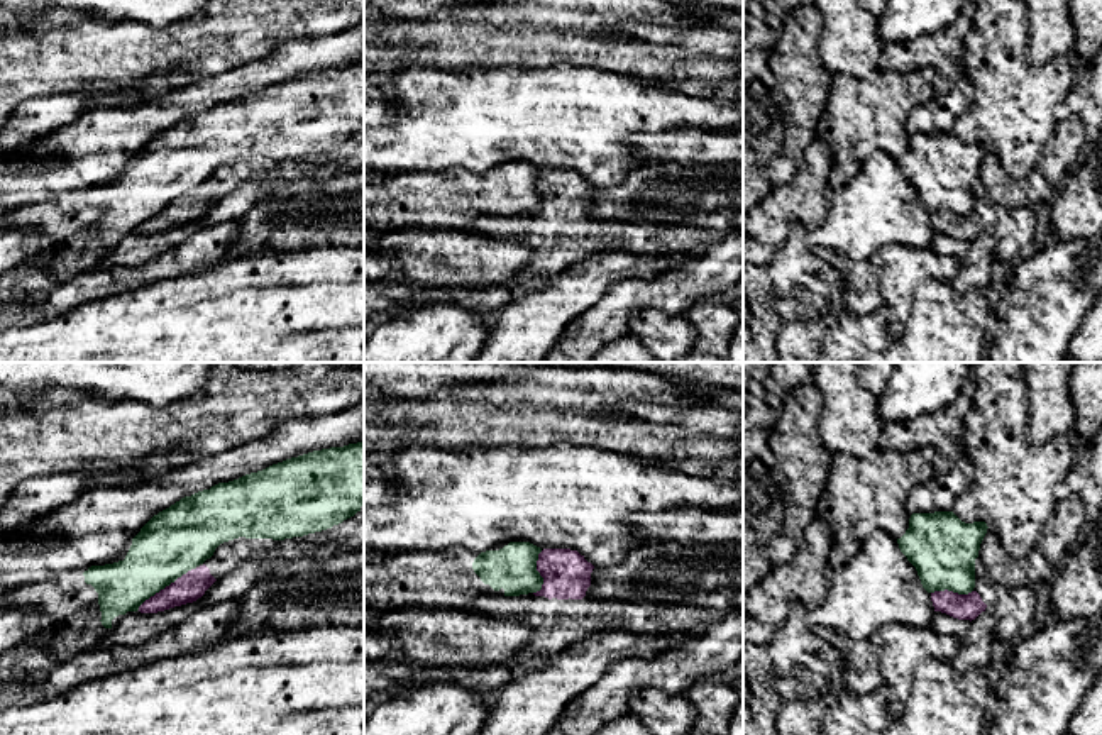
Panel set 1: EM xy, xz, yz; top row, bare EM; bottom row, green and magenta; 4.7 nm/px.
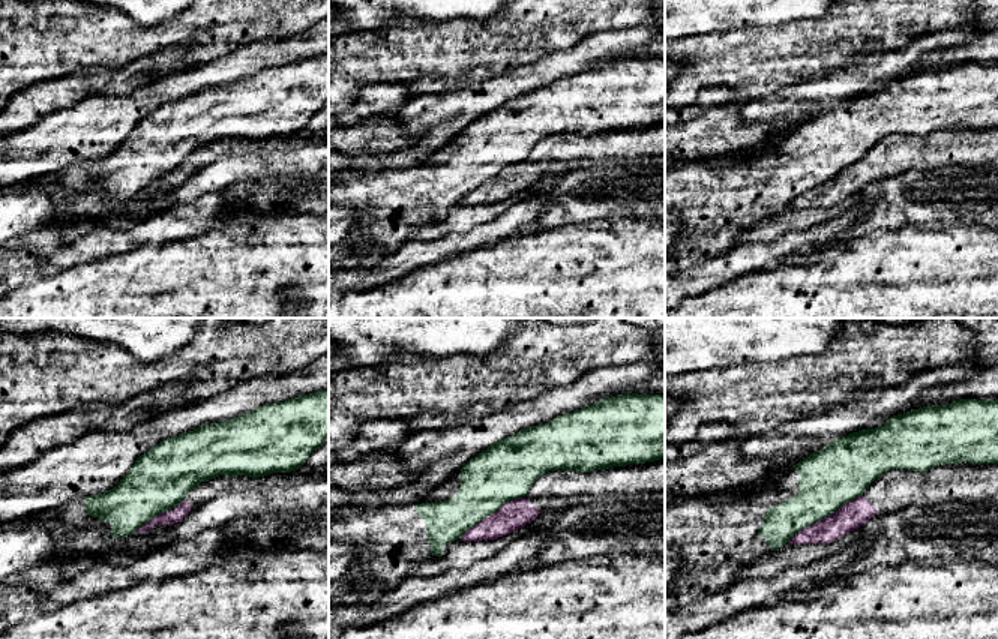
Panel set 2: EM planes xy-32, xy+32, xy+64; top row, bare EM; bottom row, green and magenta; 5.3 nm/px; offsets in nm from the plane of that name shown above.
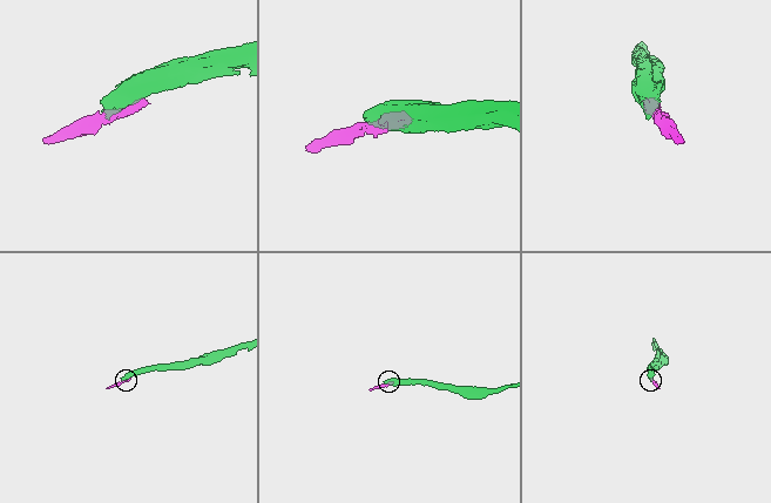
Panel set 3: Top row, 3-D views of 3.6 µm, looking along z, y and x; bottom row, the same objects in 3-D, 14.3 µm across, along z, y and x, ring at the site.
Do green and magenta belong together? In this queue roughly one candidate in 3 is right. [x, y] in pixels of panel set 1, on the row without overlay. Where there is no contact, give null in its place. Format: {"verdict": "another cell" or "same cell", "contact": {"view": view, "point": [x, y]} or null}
{"verdict": "another cell", "contact": {"view": "xy", "point": [165, 207]}}

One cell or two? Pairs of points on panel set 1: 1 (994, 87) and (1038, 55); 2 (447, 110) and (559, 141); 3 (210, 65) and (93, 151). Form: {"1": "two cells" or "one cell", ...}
{"1": "two cells", "2": "one cell", "3": "two cells"}

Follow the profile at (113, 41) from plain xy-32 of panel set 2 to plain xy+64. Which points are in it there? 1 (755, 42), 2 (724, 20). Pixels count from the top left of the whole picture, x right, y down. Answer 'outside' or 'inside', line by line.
1: inside
2: outside

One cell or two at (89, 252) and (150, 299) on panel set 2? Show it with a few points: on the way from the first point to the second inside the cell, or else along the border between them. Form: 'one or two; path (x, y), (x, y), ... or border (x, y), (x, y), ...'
two; border (132, 248), (65, 269)

